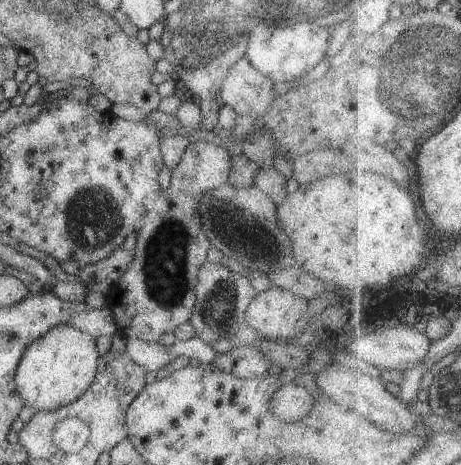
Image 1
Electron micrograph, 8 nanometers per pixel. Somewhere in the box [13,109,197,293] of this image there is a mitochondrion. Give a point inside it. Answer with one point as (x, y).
(93, 219)

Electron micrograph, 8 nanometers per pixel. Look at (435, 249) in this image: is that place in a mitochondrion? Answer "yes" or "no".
no

